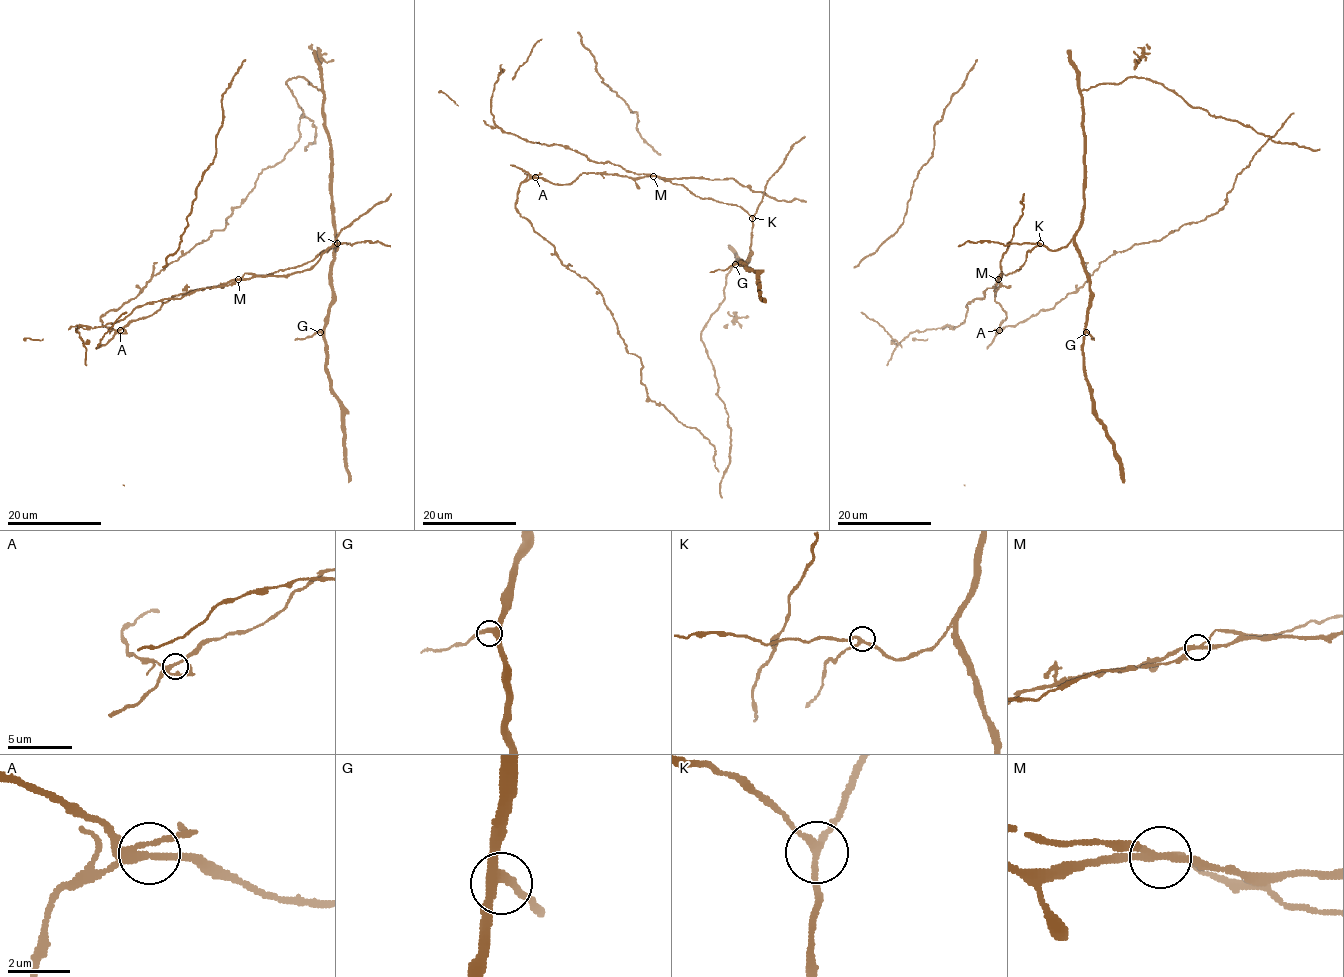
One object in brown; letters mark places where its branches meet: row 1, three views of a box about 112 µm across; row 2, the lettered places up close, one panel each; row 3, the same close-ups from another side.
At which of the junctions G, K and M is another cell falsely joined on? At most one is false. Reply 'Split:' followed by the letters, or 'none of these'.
Split: M

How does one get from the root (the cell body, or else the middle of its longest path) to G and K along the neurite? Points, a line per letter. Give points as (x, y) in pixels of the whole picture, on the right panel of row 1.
G: (994, 287), (1002, 275), (1018, 270), (1026, 254), (1039, 244), (1059, 250), (1072, 239), (1088, 280), (1086, 332)
K: (994, 287), (1002, 275), (1018, 270), (1024, 264), (1026, 254), (1040, 243)

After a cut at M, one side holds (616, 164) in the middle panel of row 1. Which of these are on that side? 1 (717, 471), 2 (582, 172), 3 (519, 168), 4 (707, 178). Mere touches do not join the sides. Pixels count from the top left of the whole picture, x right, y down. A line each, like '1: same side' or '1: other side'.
1: other side
2: other side
3: other side
4: other side

